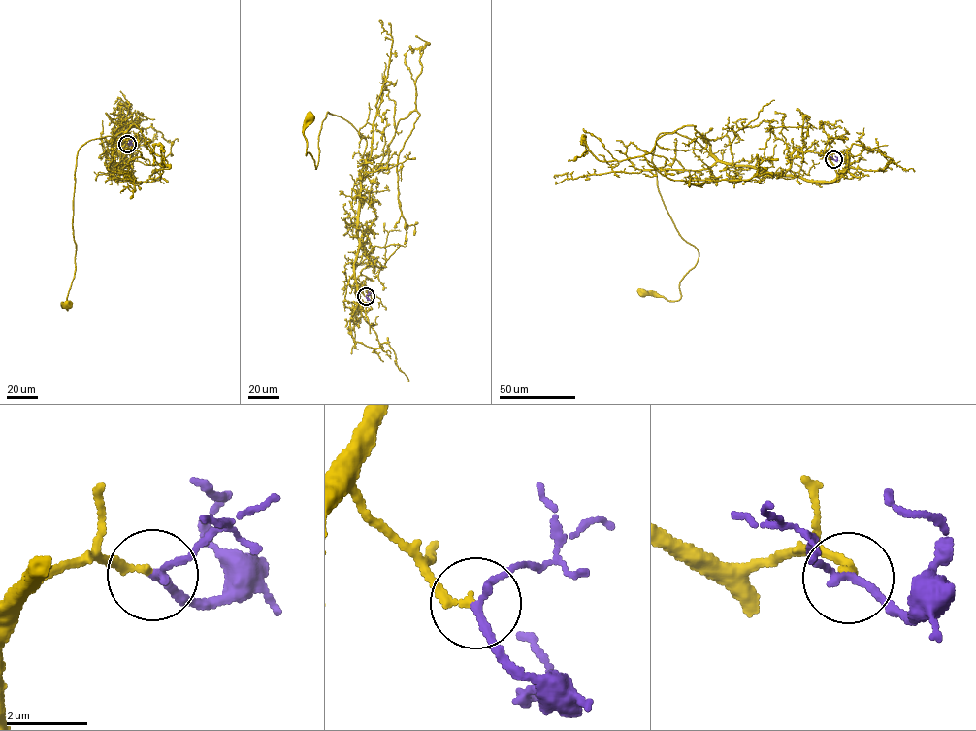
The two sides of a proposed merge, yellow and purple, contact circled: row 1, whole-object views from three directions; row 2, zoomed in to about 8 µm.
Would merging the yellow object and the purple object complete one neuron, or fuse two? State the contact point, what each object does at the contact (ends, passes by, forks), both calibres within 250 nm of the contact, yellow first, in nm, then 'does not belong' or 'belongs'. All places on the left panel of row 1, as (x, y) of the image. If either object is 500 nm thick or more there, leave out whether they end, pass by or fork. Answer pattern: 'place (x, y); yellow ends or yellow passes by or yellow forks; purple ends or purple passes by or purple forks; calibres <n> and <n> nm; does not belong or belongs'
place (127, 144); yellow ends; purple passes by; calibres 220 and 170 nm; belongs

